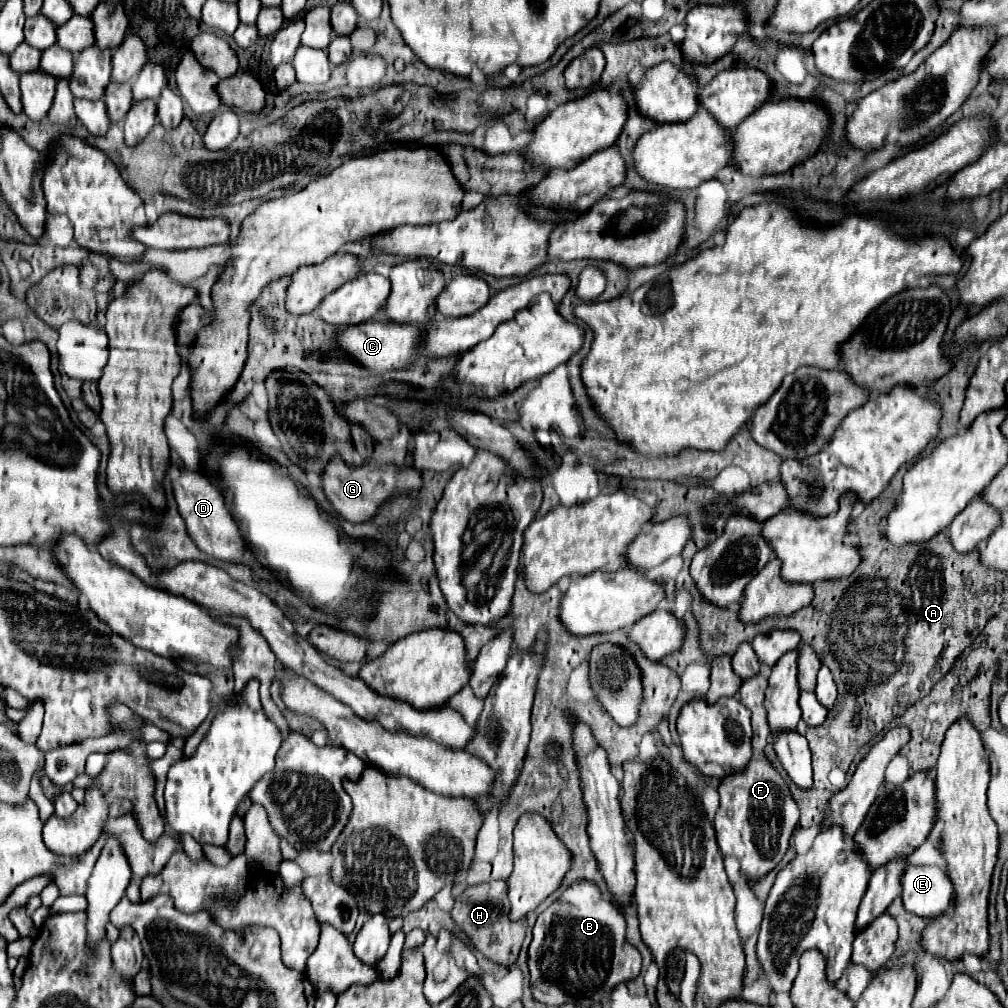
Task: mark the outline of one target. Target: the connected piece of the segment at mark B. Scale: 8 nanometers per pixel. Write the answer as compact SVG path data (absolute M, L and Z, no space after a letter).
M590 881L568 887L544 913L538 915L532 929L532 943L528 947L528 971L532 997L544 1005L560 1007L564 1003L578 1003L580 1007L598 1005L620 983L632 981L640 975L642 957L626 943L626 921L620 909L602 899L602 893Z

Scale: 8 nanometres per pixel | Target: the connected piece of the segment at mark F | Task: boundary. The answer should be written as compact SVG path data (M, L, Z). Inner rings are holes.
M766 757L758 761L752 759L744 773L726 777L718 787L718 793L720 807L714 817L718 847L722 855L732 855L740 861L740 873L746 883L758 881L770 873L788 851L788 841L800 815L798 807L790 797L784 779L772 769Z

